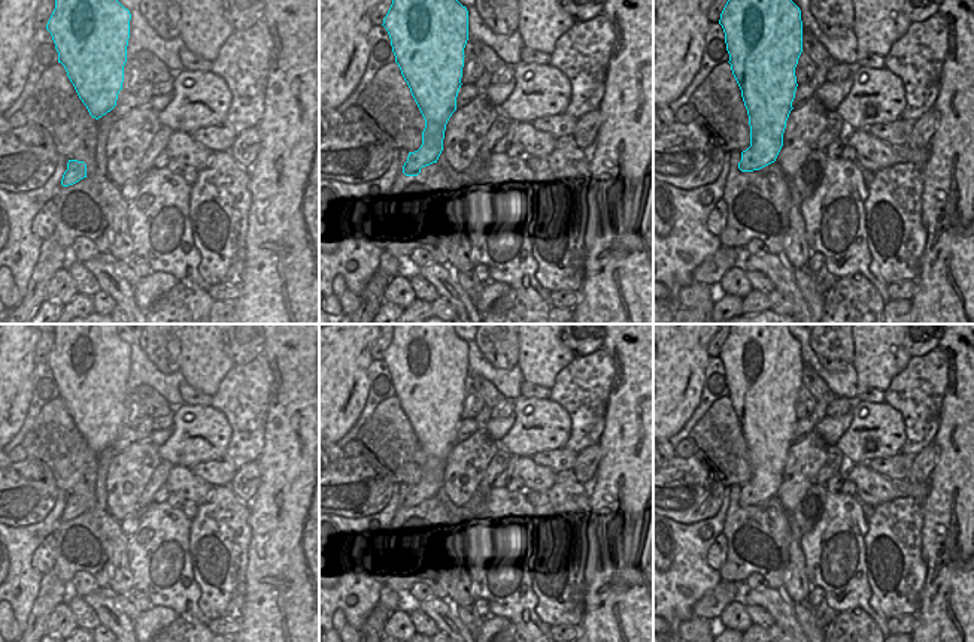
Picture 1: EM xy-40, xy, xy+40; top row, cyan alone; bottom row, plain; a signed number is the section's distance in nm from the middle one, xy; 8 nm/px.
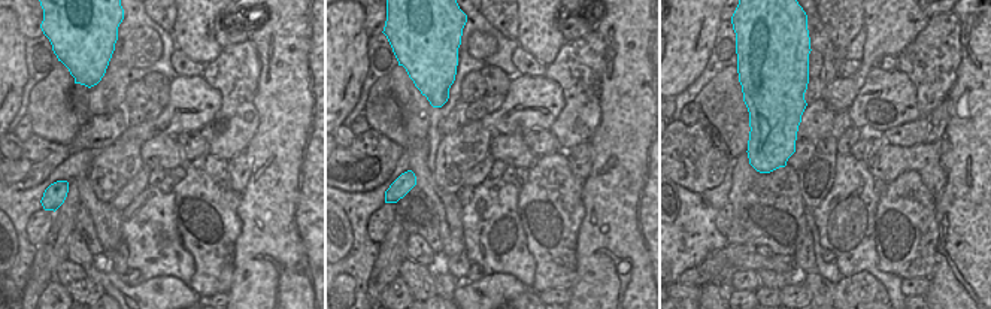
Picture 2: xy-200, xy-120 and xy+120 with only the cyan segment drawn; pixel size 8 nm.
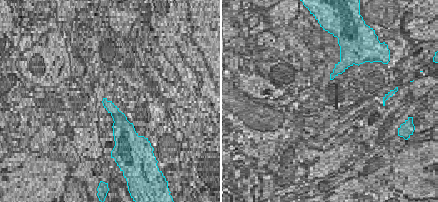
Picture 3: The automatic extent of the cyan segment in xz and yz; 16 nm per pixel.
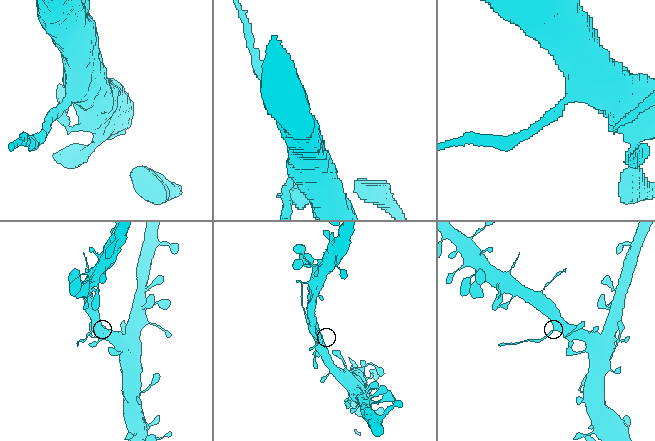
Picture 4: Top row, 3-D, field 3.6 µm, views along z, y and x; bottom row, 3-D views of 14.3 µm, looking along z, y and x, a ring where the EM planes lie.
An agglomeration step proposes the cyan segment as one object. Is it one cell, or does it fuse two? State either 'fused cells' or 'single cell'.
fused cells

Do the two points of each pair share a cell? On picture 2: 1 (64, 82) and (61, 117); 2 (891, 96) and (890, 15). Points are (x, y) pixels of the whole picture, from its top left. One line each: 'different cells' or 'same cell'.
1: same cell
2: different cells

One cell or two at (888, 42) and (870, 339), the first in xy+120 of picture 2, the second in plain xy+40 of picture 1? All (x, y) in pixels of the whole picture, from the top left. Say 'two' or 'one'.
one

